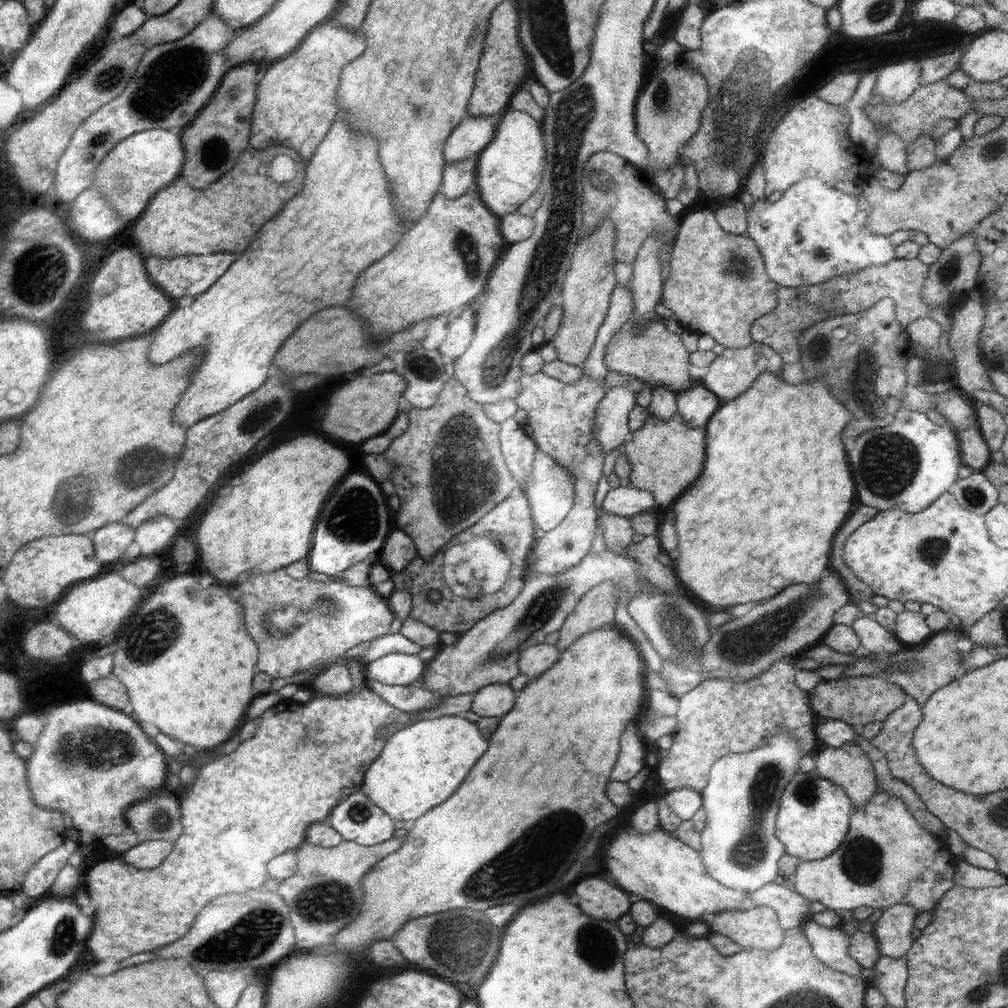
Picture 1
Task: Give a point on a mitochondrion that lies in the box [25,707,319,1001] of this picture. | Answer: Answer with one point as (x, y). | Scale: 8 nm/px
(253, 935)

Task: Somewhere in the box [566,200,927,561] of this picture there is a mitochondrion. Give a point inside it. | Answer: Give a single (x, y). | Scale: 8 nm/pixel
(888, 471)

